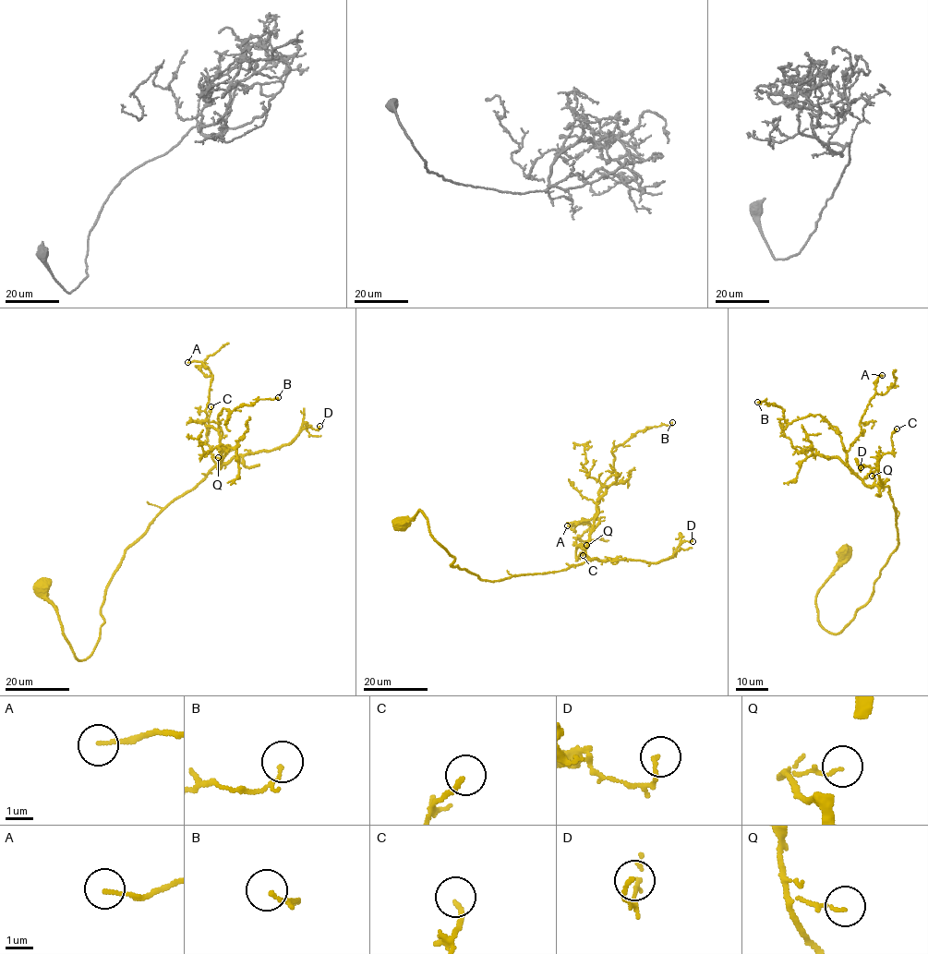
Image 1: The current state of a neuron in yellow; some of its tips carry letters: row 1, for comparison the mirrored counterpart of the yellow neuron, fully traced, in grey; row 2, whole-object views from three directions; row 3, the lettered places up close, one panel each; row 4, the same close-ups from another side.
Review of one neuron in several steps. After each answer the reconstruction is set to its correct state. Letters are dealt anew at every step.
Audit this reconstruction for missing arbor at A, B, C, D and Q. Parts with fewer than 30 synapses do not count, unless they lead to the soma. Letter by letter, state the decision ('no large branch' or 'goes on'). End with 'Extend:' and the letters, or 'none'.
A: no large branch
B: no large branch
C: no large branch
D: no large branch
Q: no large branch
Extend: none

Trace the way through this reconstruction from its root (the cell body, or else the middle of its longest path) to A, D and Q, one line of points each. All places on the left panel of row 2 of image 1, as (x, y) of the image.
A: (42, 589), (74, 655), (87, 658), (124, 551), (222, 465), (225, 450), (204, 422), (212, 375), (187, 362)
D: (42, 589), (74, 655), (87, 658), (104, 589), (151, 521), (217, 464), (319, 426)
Q: (42, 589), (74, 655), (87, 658), (124, 551), (222, 465), (218, 457)

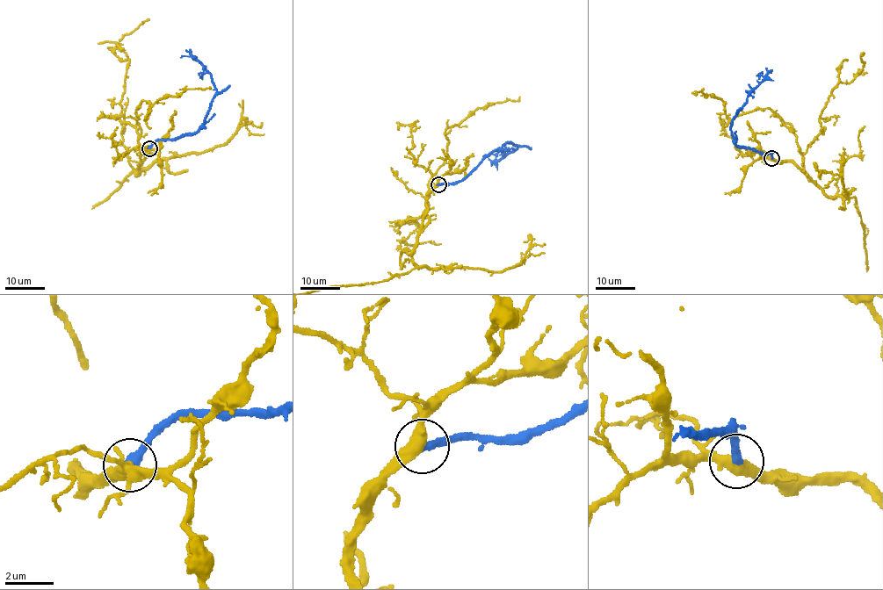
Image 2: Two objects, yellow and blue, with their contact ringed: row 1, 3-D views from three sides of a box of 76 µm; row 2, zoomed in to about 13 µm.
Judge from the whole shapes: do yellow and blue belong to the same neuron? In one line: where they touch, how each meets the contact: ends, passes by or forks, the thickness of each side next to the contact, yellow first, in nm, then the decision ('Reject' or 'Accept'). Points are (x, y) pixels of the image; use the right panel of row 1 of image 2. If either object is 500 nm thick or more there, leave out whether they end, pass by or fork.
Place: (771, 158). At the ring yellow passes by. At the ring blue ends. Thickness 480 nm (yellow) against 380 nm. Accept

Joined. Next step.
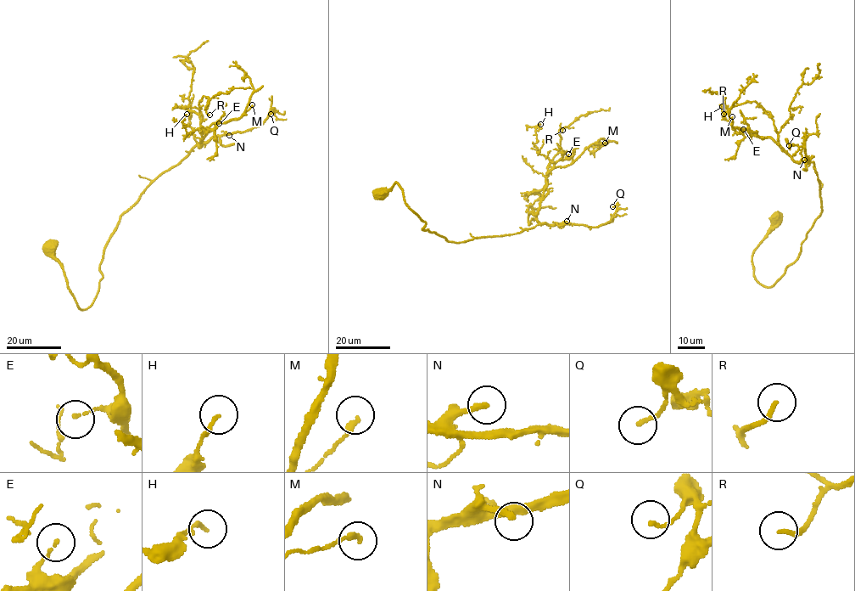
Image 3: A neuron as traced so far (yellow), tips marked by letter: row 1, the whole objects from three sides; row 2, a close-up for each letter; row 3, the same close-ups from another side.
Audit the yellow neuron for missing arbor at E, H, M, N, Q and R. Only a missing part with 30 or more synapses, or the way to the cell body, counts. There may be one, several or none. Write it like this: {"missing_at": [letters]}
{"missing_at": []}

